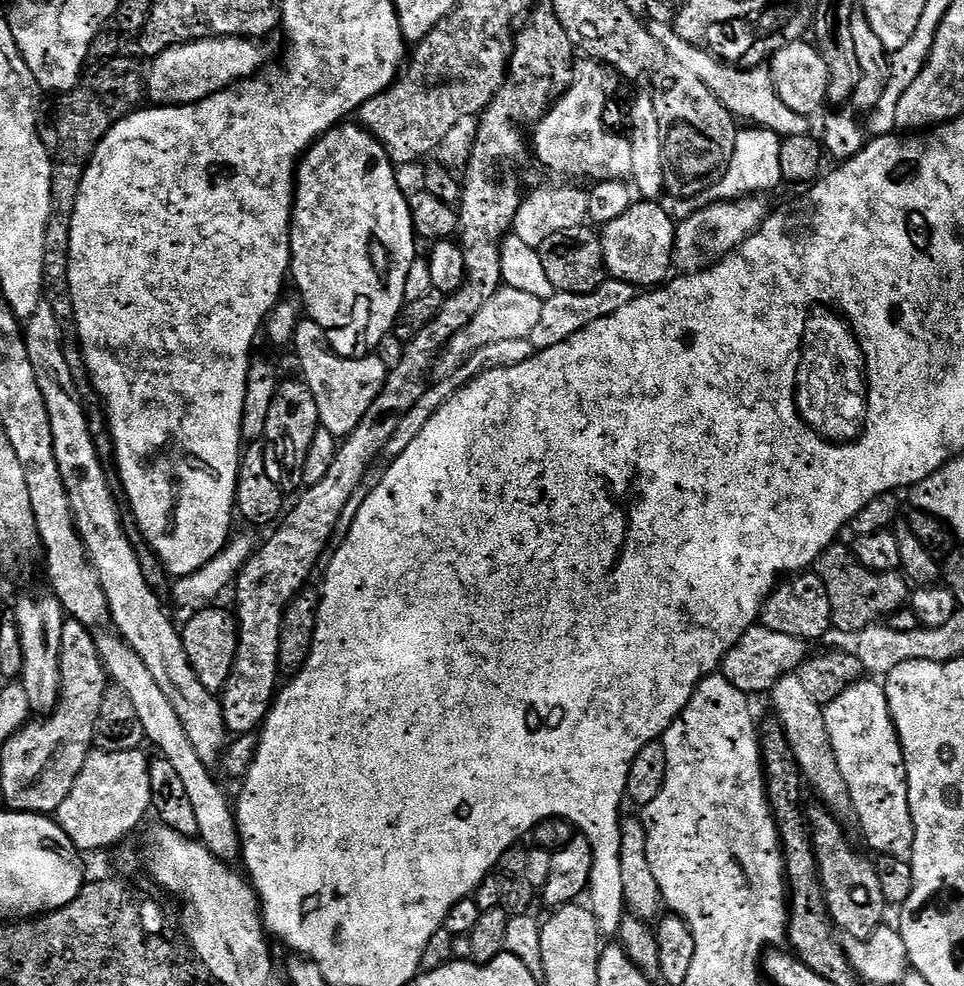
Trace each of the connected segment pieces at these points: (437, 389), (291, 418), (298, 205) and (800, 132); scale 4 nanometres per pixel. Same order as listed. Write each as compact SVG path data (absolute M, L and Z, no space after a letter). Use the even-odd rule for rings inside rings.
M509 338L507 342L491 344L485 348L480 348L474 354L470 354L468 361L462 366L458 366L458 370L453 376L437 379L435 383L428 387L426 394L422 394L422 398L418 398L414 410L410 410L410 414L406 414L406 418L402 418L402 423L398 426L398 430L394 430L394 435L390 438L390 442L386 442L383 459L388 462L396 460L398 454L402 454L402 450L407 450L410 442L414 442L414 438L418 438L418 434L422 434L422 430L426 430L426 422L430 422L430 418L434 418L434 414L438 414L440 407L451 396L456 395L458 390L465 388L470 381L478 379L484 372L489 372L490 370L506 370L510 366L518 366L530 359L533 354L534 349L531 339L523 340L522 338Z
M281 379L277 386L276 397L270 404L270 412L266 419L263 436L266 449L266 471L270 478L285 494L299 493L304 488L304 471L306 470L306 454L310 450L310 442L314 442L314 434L320 429L318 402L314 402L314 394L303 379Z
M341 122L316 139L300 157L296 169L290 276L293 281L296 279L303 311L318 326L333 330L346 327L360 304L364 304L368 311L364 332L372 350L379 349L376 347L395 329L398 314L406 303L406 274L410 274L410 266L418 258L418 237L410 218L408 196L400 189L396 172L397 165L388 157L384 145L356 122Z
M651 22L647 25L647 29L650 35L658 38L658 42L662 42L666 54L677 59L685 70L690 70L690 74L694 74L694 78L698 78L698 82L702 82L702 86L706 86L706 90L710 90L710 94L714 94L714 98L718 98L718 102L722 102L722 106L726 106L726 110L731 112L737 121L749 120L746 121L749 125L773 131L781 138L809 135L809 117L794 114L794 110L790 110L790 106L786 106L786 102L782 102L782 98L776 96L772 77L763 67L737 68L726 64L712 55L707 48L686 42L676 33L672 24Z

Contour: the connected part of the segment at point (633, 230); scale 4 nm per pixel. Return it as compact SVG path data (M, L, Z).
M634 202L622 218L617 218L615 222L603 225L600 241L604 251L604 261L608 267L609 277L613 280L621 280L631 284L640 290L648 290L653 286L660 286L669 279L673 271L672 251L676 241L676 224L670 215L667 207L659 208L661 205L656 202Z

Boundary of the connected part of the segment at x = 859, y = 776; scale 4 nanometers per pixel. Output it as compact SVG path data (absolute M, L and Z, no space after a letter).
M872 678L859 680L846 694L827 704L824 717L838 766L842 766L844 777L854 782L858 828L868 832L873 853L911 861L914 822L908 801L906 762L883 687Z

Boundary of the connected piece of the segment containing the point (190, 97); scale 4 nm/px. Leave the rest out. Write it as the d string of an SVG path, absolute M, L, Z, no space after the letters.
M242 36L176 44L151 61L152 69L146 72L147 99L156 106L175 106L197 104L199 100L224 92L242 80L249 80L265 67L264 52L260 46L257 41L245 40Z

